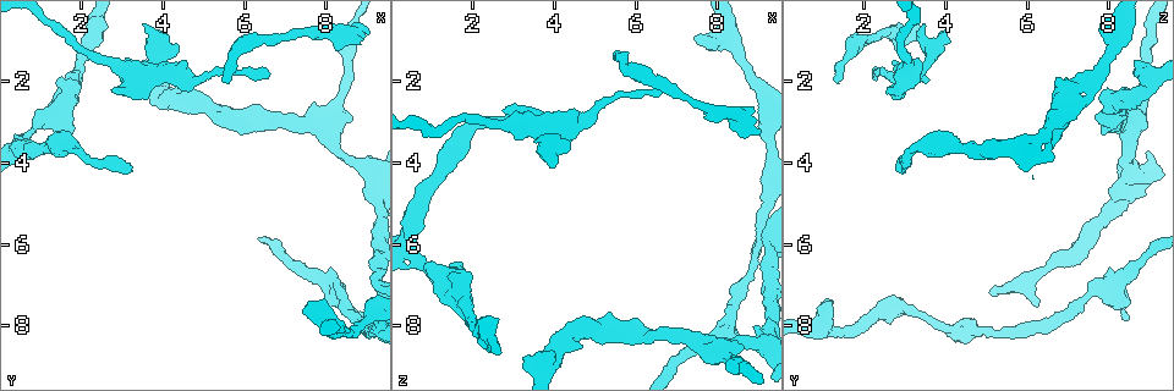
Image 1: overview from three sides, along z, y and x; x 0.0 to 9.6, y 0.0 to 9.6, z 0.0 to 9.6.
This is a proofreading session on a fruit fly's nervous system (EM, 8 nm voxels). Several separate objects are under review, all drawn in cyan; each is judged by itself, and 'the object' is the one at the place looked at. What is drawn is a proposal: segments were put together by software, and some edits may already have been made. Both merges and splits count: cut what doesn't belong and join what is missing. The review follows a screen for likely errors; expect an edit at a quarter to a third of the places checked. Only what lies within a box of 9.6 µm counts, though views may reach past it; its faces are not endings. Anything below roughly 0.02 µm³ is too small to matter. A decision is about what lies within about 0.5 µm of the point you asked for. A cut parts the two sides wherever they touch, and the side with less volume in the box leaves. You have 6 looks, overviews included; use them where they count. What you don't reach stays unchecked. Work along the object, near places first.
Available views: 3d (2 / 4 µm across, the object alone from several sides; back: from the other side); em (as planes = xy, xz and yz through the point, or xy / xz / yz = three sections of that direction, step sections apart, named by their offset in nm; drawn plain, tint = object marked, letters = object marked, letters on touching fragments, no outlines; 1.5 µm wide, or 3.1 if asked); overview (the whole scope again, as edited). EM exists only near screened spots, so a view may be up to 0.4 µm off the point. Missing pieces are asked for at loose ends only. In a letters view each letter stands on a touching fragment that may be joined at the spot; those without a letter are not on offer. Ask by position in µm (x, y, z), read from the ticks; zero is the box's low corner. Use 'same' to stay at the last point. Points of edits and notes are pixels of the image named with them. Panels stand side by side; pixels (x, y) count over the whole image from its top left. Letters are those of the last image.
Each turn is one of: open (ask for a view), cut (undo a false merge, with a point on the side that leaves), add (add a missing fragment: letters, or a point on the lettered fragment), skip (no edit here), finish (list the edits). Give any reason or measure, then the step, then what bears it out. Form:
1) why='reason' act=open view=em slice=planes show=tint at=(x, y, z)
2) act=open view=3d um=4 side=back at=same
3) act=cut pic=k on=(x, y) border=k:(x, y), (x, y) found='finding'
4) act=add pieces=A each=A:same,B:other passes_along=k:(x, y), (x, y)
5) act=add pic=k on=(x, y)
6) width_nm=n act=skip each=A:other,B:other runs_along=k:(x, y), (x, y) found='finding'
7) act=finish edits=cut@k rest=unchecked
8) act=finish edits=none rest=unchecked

why='a fork' act=open view=3d um=4 at=(5.70, 2.80, 8.15)

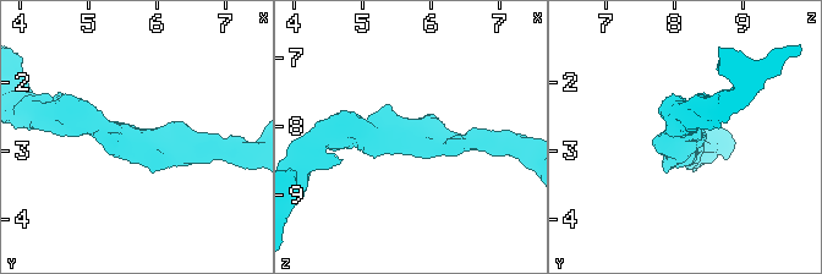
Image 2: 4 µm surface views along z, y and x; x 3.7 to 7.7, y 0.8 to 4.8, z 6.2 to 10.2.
act=open view=em slice=planes show=tint at=(5.75, 2.85, 8.20)

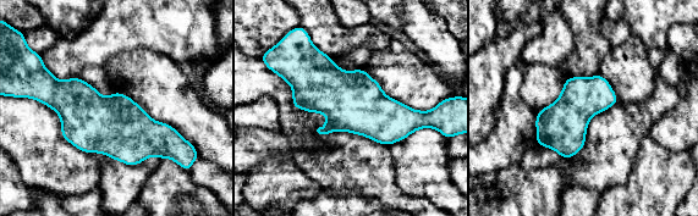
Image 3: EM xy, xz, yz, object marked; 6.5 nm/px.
act=open view=em slice=planes show=letters at=same

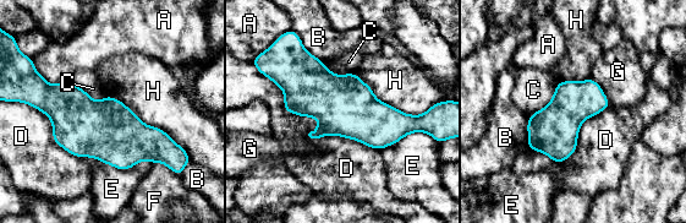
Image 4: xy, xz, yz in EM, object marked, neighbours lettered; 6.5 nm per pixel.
act=skip each=A:other,B:other,C:other,D:other,E:other,F:other,G:other,H:other border=4:(272, 80), (379, 151) found='continuous, no second neuron'

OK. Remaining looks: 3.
why='free end' act=open view=3d um=4 side=back at=(5.65, 2.00, 1.30)

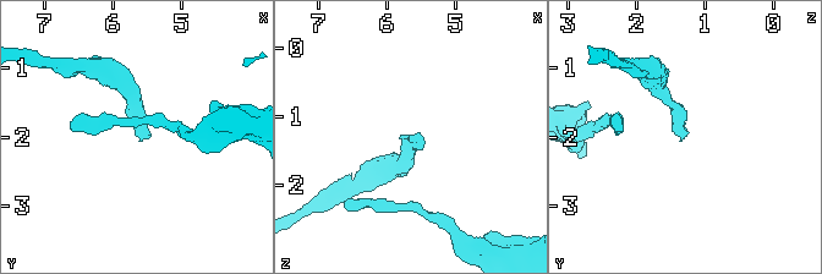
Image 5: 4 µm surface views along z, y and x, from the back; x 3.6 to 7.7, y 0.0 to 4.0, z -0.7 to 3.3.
why='shape alone is not enough' act=open view=em slice=xy step=4 show=letters at=(5.60, 2.05, 1.35)

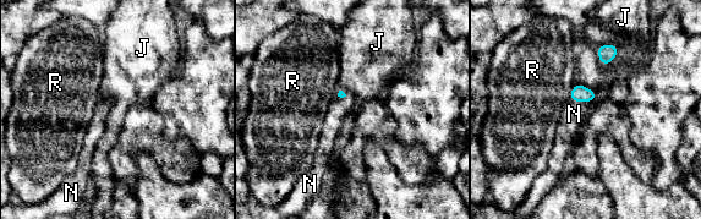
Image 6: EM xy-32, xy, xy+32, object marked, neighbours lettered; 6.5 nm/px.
why='cut it another way' act=open view=em slice=planes show=letters at=same

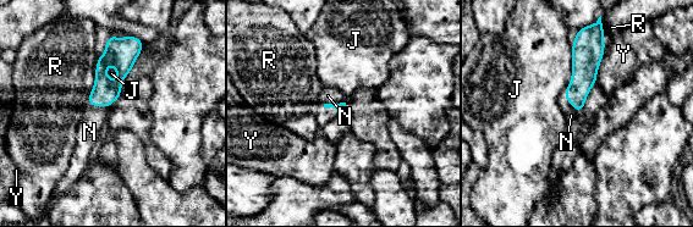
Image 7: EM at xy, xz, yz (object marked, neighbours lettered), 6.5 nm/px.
longest_contact=R:300nm act=add pieces=N each=J:other,N:same,R:other,Y:other passes_along=7:(340, 108), (334, 104), (328, 95) found='the neuron continues'

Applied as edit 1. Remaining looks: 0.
act=finish edits=add@7 rest=unchecked

